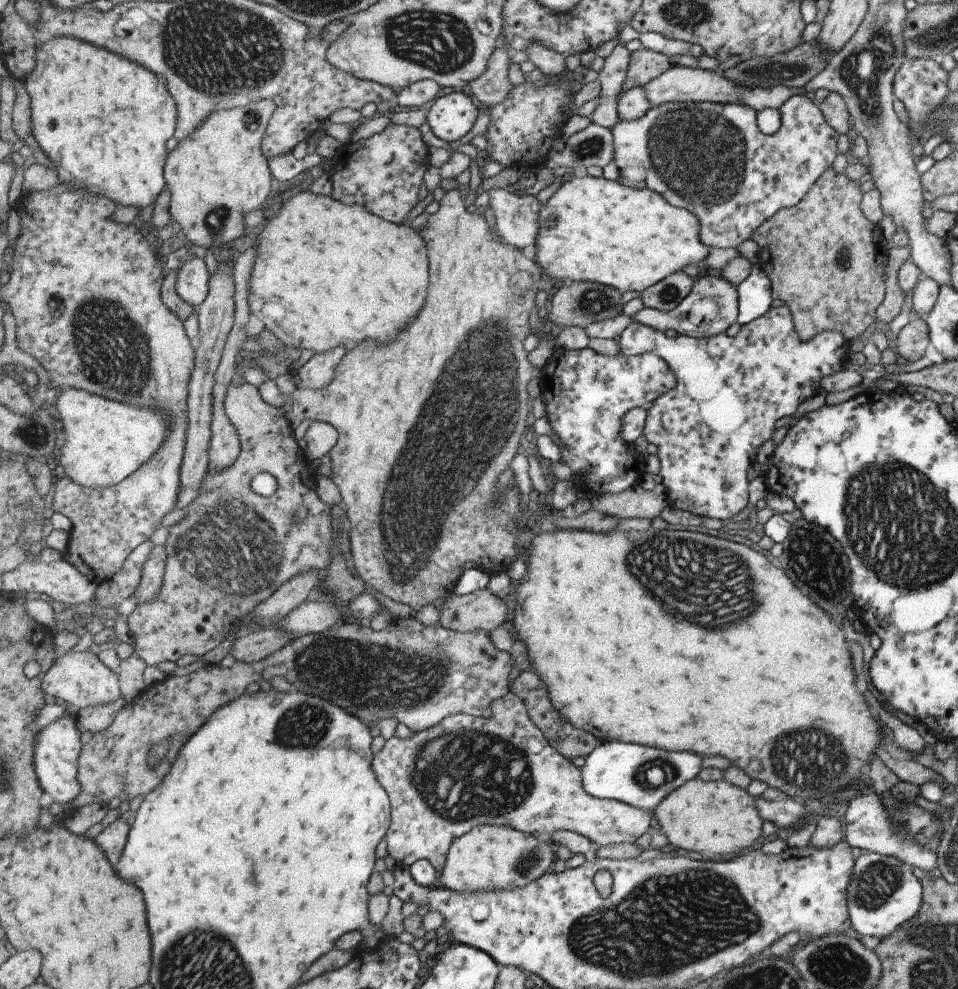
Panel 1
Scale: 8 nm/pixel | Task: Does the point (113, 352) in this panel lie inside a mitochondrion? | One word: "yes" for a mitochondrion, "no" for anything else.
yes

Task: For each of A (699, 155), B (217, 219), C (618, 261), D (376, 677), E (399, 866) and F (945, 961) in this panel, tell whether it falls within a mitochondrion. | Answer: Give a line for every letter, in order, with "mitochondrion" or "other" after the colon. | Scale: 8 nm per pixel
A: mitochondrion
B: mitochondrion
C: other
D: mitochondrion
E: other
F: mitochondrion

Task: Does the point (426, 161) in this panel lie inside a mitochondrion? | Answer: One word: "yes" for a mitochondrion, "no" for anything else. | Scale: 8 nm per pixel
no

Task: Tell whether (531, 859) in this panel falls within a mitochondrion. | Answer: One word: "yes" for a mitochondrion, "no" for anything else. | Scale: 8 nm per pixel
yes

